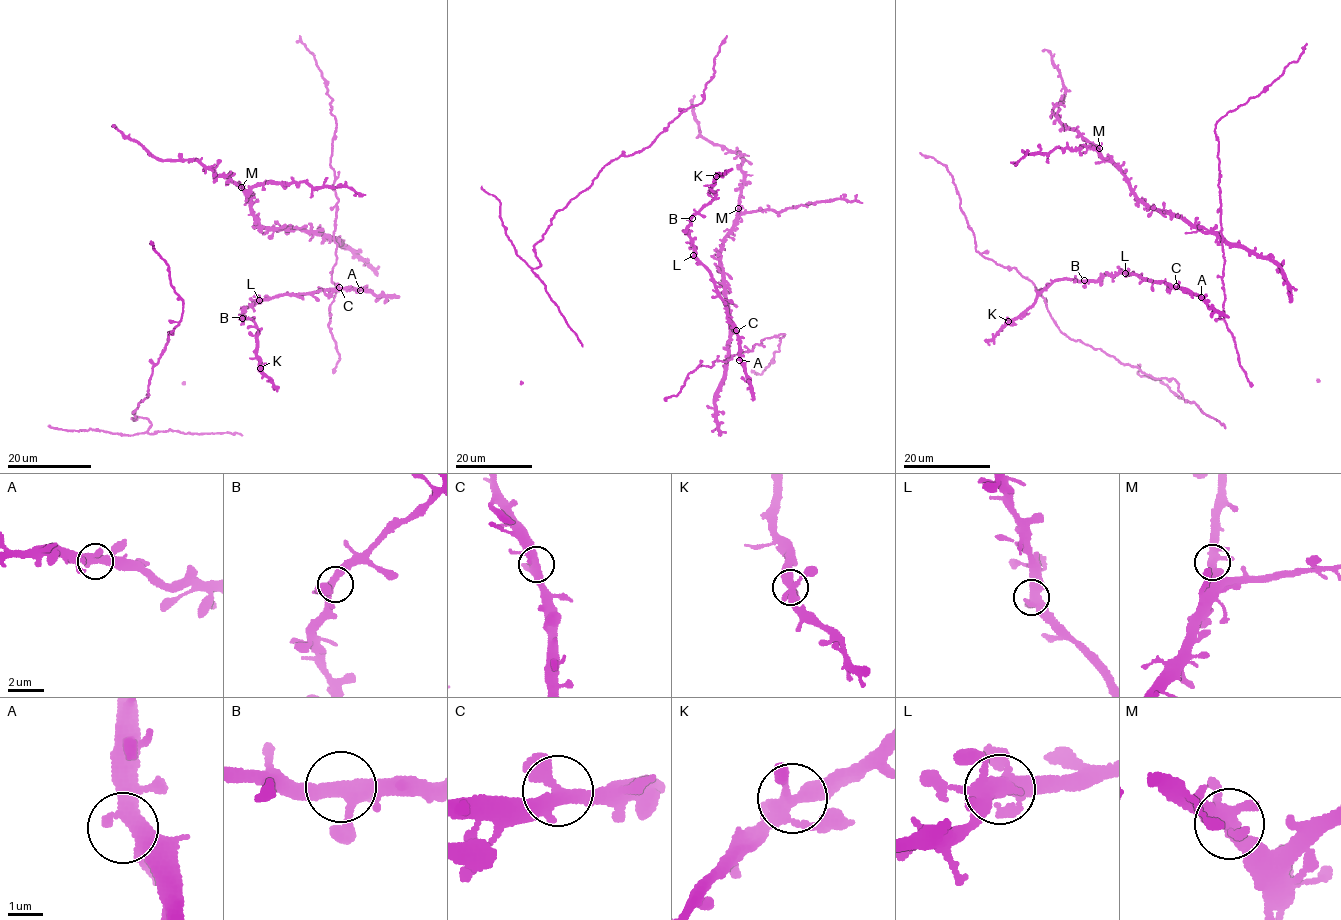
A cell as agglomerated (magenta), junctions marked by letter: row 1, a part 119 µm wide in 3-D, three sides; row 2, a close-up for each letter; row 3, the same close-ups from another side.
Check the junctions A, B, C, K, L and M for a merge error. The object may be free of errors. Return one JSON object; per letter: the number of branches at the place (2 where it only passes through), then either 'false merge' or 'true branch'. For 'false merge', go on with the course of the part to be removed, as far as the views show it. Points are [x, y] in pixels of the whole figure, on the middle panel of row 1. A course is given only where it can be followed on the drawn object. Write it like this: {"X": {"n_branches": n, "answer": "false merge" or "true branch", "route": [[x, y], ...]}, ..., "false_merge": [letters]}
{"A": {"n_branches": 4, "answer": "true branch"}, "B": {"n_branches": 5, "answer": "true branch"}, "C": {"n_branches": 4, "answer": "true branch"}, "K": {"n_branches": 4, "answer": "true branch"}, "L": {"n_branches": 4, "answer": "true branch"}, "M": {"n_branches": 4, "answer": "true branch"}, "false_merge": []}

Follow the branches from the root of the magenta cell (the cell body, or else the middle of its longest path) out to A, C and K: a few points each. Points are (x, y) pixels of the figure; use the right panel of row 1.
A: (1124, 272), (1186, 288), (1201, 297)
C: (1124, 272), (1176, 286)
K: (1124, 272), (1102, 274), (1095, 280), (1055, 281), (1036, 297), (1033, 305), (1008, 321)

